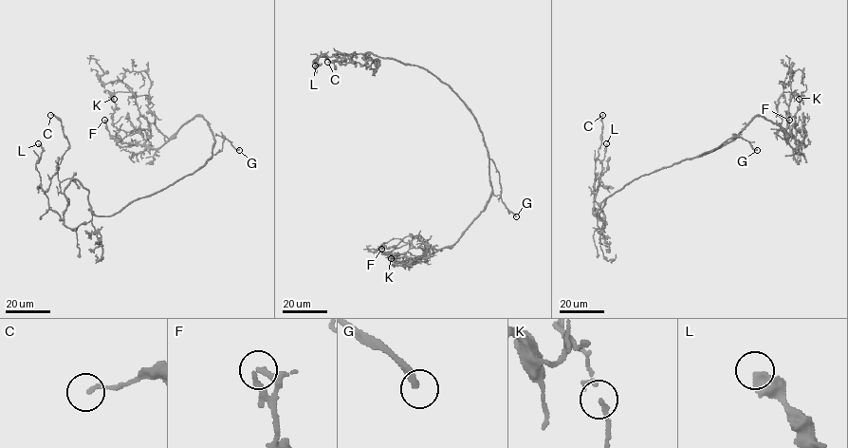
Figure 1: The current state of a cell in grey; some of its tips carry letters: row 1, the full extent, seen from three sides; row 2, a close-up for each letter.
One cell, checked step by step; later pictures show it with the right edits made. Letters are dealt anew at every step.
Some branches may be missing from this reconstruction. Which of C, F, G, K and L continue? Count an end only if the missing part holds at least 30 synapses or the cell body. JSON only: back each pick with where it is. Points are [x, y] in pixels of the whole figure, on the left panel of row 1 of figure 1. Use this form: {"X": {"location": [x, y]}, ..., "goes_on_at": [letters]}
{"G": {"location": [239, 150]}, "goes_on_at": ["G"]}

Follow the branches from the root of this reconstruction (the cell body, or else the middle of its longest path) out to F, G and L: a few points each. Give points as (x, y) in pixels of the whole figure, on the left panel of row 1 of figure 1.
F: (201, 167), (212, 156), (214, 140), (201, 116), (157, 148), (145, 145), (147, 129), (115, 140), (104, 120)
G: (201, 167), (222, 150), (224, 137), (239, 150)
L: (201, 167), (107, 216), (92, 212), (88, 191), (72, 179), (60, 219), (41, 186), (38, 143)

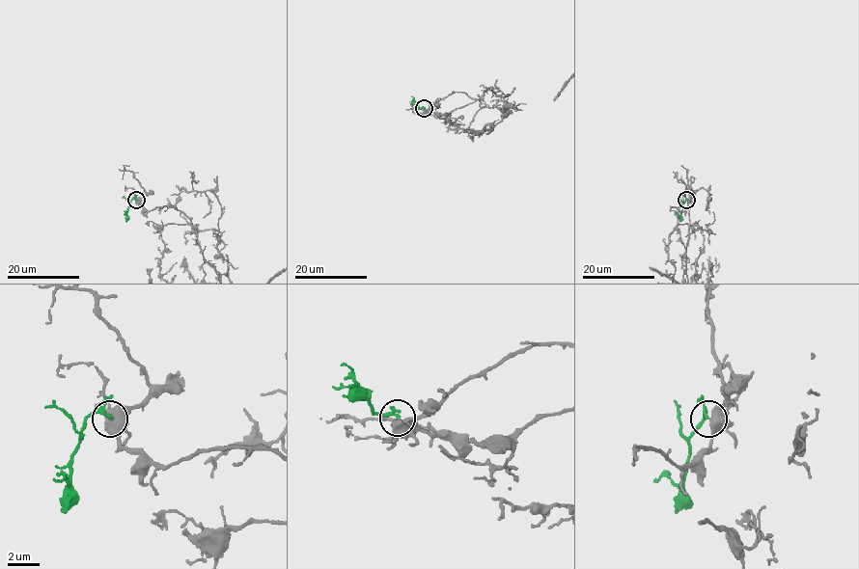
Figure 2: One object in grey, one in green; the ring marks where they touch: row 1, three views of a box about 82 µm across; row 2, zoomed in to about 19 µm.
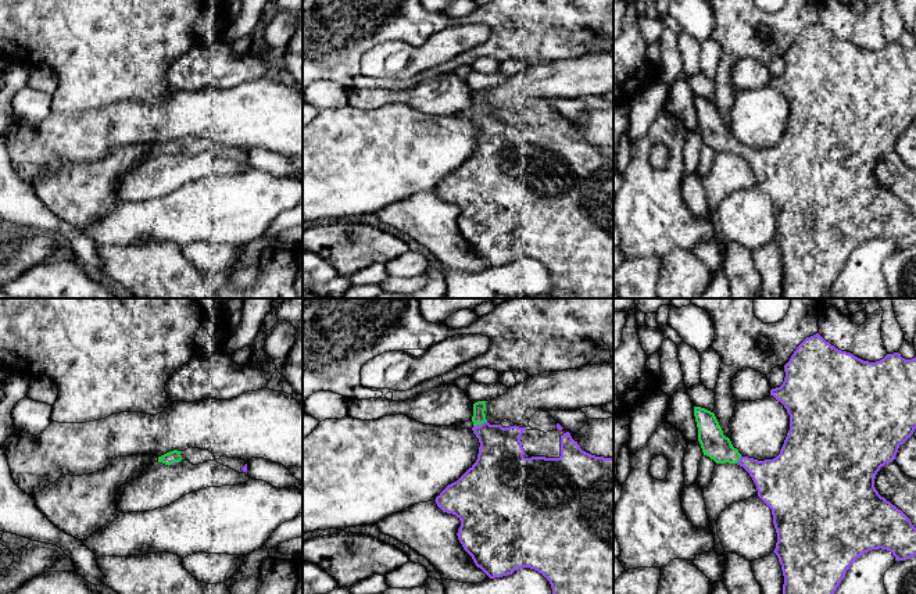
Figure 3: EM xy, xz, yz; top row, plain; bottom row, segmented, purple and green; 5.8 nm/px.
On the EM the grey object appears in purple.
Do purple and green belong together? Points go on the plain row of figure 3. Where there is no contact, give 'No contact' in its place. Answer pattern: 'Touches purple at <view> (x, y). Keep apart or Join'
Touches purple at xz (479, 114). Join

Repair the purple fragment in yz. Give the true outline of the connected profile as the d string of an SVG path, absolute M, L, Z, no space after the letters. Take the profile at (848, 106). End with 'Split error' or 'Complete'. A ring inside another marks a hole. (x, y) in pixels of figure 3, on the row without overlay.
M819 22L806 26L794 40L790 50L784 54L786 67L780 76L772 78L770 85L780 90L790 104L790 119L780 139L780 143L773 148L758 150L743 146L737 137L733 136L713 101L694 96L694 105L698 117L698 130L704 144L713 148L716 153L737 153L743 155L752 167L758 186L772 198L773 214L777 222L777 232L774 243L781 254L784 273L783 273L783 298L823 298L831 287L841 269L845 266L849 255L865 241L872 239L887 239L895 250L906 250L916 244L916 217L910 208L895 194L879 183L874 176L874 168L881 155L895 148L898 137L904 133L916 118L916 46L905 49L899 42L887 43L883 49L876 51L863 50L851 42L841 40L826 31Z. Split error

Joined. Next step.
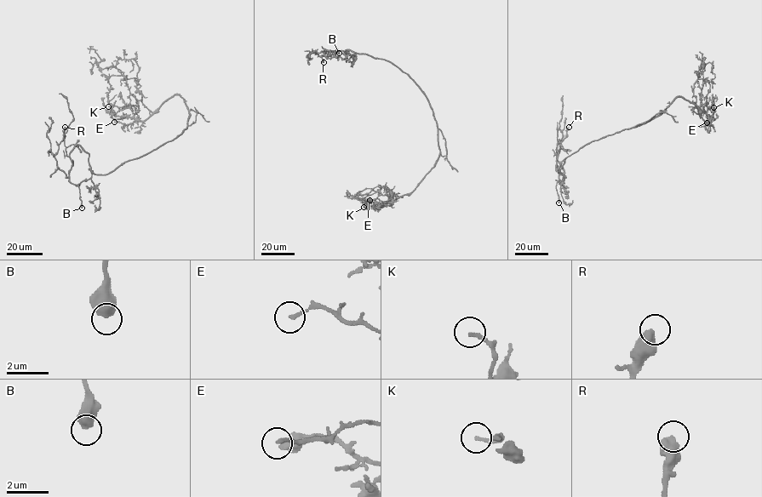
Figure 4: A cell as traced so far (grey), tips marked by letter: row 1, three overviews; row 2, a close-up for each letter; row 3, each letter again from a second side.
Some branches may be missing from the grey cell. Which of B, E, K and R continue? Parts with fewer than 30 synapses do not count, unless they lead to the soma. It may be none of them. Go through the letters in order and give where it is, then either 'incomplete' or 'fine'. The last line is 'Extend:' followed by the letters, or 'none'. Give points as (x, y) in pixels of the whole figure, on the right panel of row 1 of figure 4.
B: at (558, 202); fine
E: at (707, 122); fine
K: at (713, 107); fine
R: at (569, 127); fine
Extend: none

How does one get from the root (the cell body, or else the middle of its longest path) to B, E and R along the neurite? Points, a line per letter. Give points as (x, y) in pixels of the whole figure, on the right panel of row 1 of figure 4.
B: (611, 134), (569, 156), (559, 171), (555, 169), (557, 144), (564, 178), (555, 186), (558, 202)
E: (611, 134), (650, 121), (678, 97), (693, 103), (701, 117), (709, 122), (707, 124), (707, 122)
R: (611, 134), (591, 141), (569, 156), (559, 171), (555, 169), (557, 144), (562, 174), (556, 157), (569, 127)

